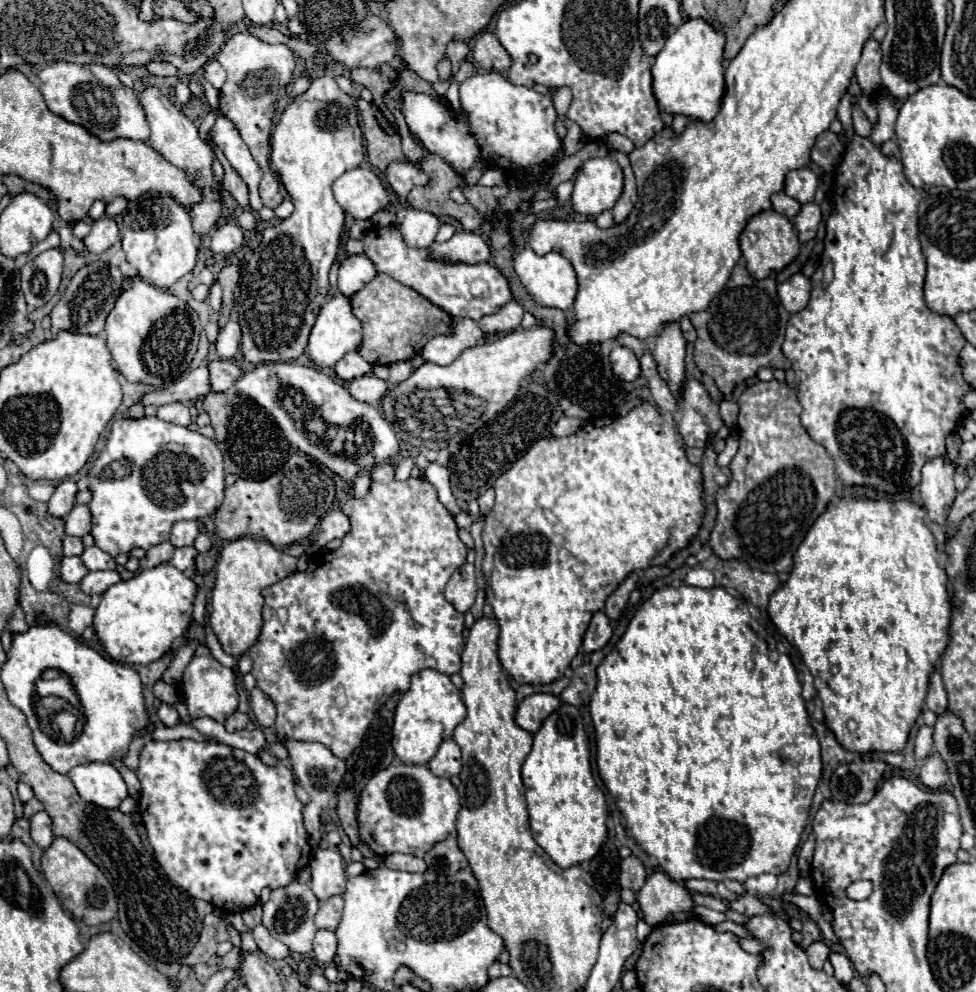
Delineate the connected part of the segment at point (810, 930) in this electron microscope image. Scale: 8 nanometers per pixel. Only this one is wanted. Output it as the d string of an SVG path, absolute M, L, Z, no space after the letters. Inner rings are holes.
M807 920L807 922L803 922L803 942L801 942L801 946L803 948L807 948L811 942L815 942L815 940L819 940L819 938L823 938L823 934L821 934L821 930L819 930L819 926L813 922L813 920Z

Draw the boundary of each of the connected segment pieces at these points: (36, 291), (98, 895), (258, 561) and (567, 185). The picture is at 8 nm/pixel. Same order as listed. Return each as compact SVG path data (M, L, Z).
M51 248L21 268L21 290L31 308L45 306L57 292L63 276L63 254Z
M55 838L41 858L41 868L55 896L73 914L75 920L85 922L87 926L97 926L117 916L117 902L111 882L73 842L65 838Z
M239 538L221 548L221 554L215 566L215 586L209 600L211 604L209 624L227 654L241 656L243 652L249 650L249 646L255 644L263 624L261 590L289 576L295 570L295 564L297 564L297 558L257 538Z
M580 169L576 171L574 174L573 178L567 182L561 183L557 189L556 189L556 194L557 194L557 199L558 199L558 206L561 207L563 206L571 196L571 192L573 191L573 186L575 183L575 178L577 177L577 172L579 172Z

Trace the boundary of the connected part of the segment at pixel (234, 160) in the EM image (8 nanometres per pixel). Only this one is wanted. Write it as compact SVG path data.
M219 114L211 128L211 138L213 138L215 146L227 156L227 160L231 162L235 172L249 184L249 205L253 211L259 212L263 204L258 186L263 172L251 158L251 152L245 146L245 142L239 138L235 124L229 118L225 118L223 114Z

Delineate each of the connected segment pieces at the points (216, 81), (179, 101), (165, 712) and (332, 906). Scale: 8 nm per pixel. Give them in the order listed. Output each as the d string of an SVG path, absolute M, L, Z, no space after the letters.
M209 60L209 64L205 64L203 70L205 70L203 72L205 80L209 80L215 88L223 86L223 82L225 82L225 70L223 70L223 66L217 60Z
M179 82L177 86L175 86L175 104L179 106L179 108L183 108L183 106L187 106L189 104L189 100L191 100L191 90L189 90L189 86L185 84L185 82Z
M161 704L159 710L157 710L157 716L159 716L159 720L161 720L163 724L167 724L167 726L177 726L177 724L181 722L177 710L175 710L171 704Z
M333 896L333 898L325 900L325 902L321 902L319 912L315 916L317 928L335 932L339 920L341 920L341 912L343 912L343 898L341 896Z

